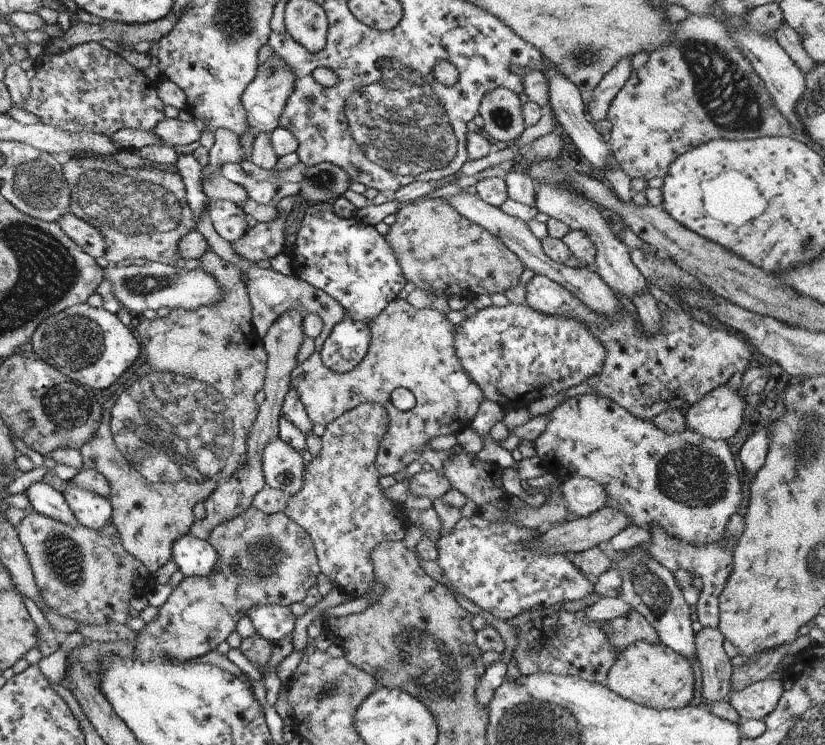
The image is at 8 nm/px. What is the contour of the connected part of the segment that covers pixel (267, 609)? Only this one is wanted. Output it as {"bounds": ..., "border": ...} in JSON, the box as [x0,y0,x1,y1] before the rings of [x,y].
{"bounds":[247,605,296,644],"border":[[[275,605],[253,607],[247,616],[255,633],[272,644],[292,634],[296,620],[289,608]]]}

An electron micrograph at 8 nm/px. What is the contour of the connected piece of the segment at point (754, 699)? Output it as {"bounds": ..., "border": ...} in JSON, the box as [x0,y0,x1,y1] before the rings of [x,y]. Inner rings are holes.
{"bounds":[728,680,783,723],"border":[[[759,680],[741,690],[728,693],[728,701],[737,712],[740,723],[746,720],[761,720],[777,704],[783,692],[780,680]]]}

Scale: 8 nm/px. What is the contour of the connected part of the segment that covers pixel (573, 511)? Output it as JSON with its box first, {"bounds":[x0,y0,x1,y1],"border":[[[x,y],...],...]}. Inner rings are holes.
{"bounds":[559,476,605,518],"border":[[[572,476],[559,486],[572,518],[587,516],[605,506],[605,490],[591,478]]]}

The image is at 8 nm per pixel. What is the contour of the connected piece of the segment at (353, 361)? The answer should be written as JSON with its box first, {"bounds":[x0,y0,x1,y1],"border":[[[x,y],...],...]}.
{"bounds":[288,202,406,372],"border":[[[328,202],[309,204],[295,234],[288,254],[292,276],[325,292],[343,308],[343,318],[323,341],[319,358],[331,372],[349,372],[367,352],[371,320],[375,320],[375,316],[395,299],[406,280],[384,236],[356,216],[338,217]]]}

